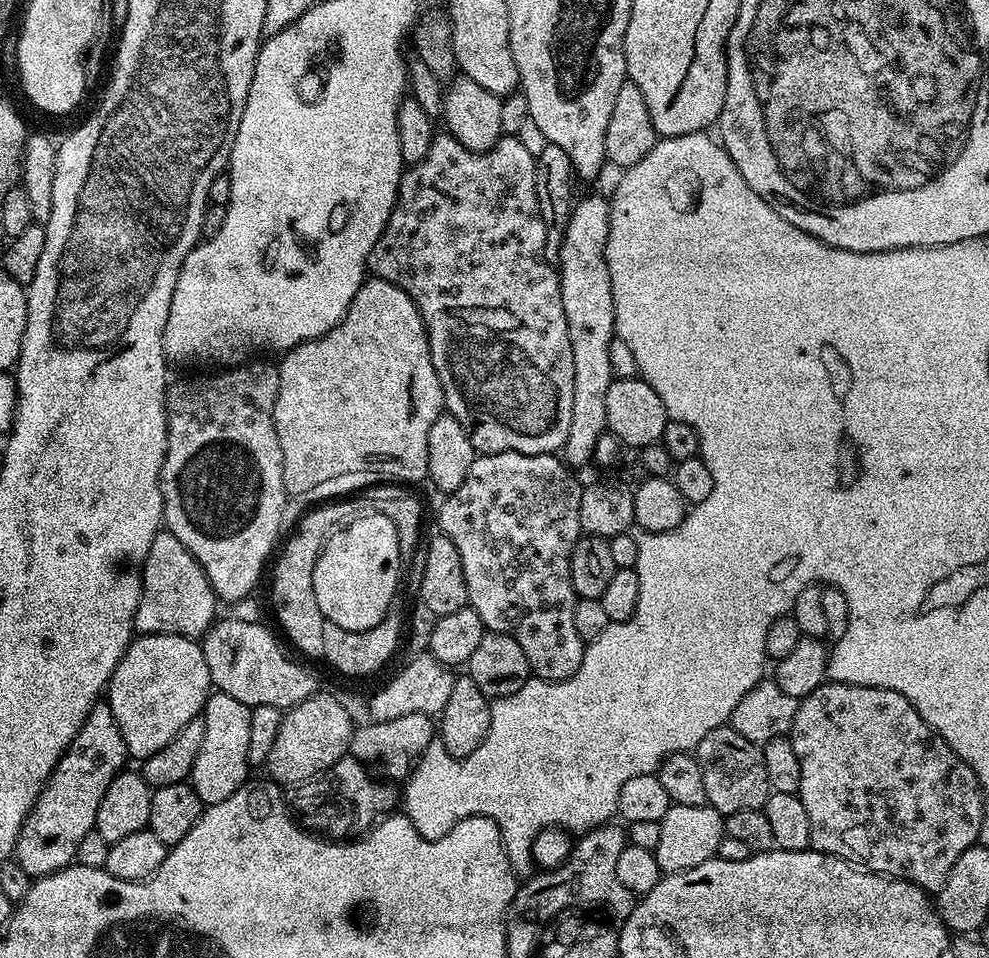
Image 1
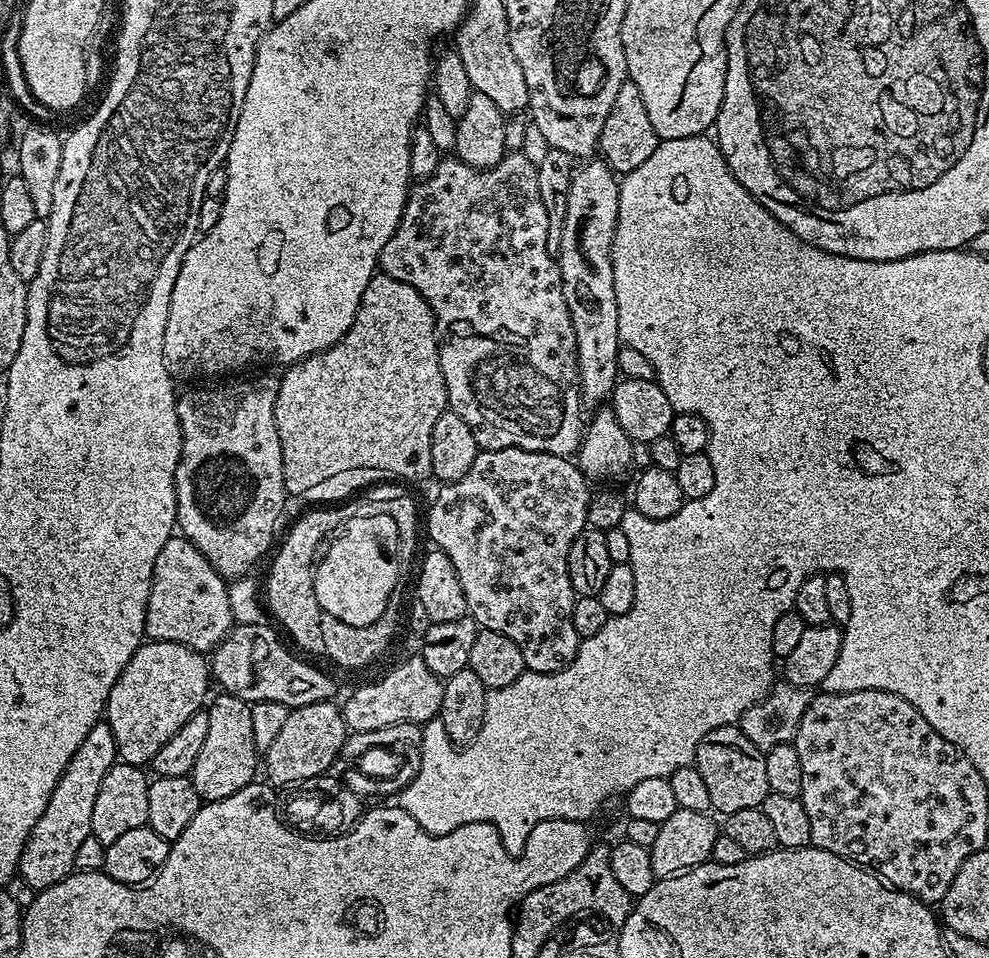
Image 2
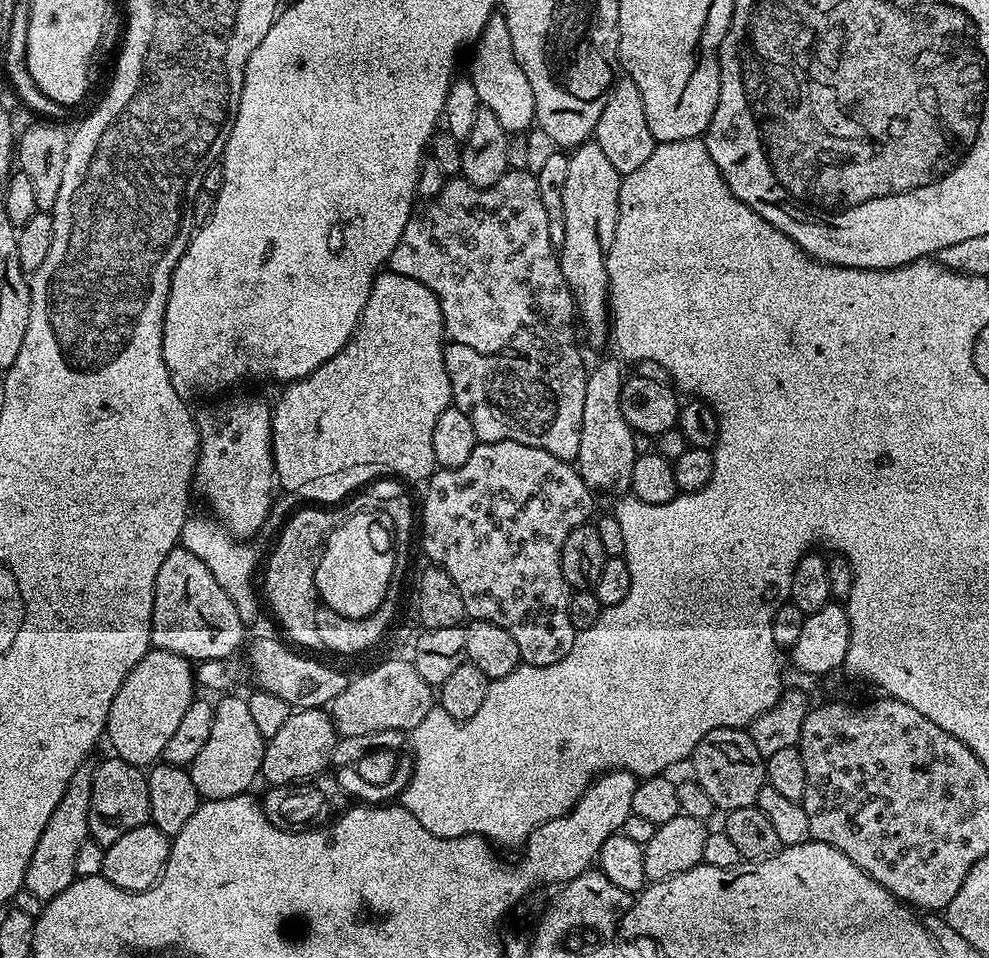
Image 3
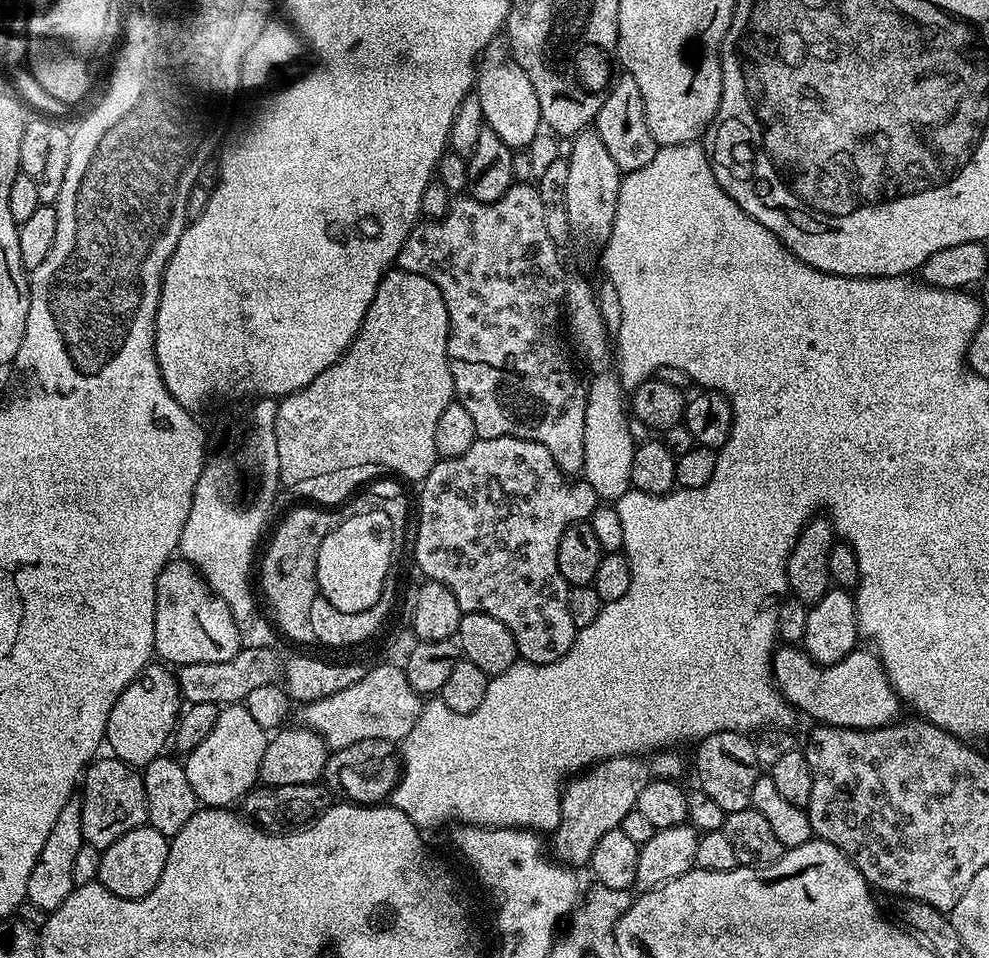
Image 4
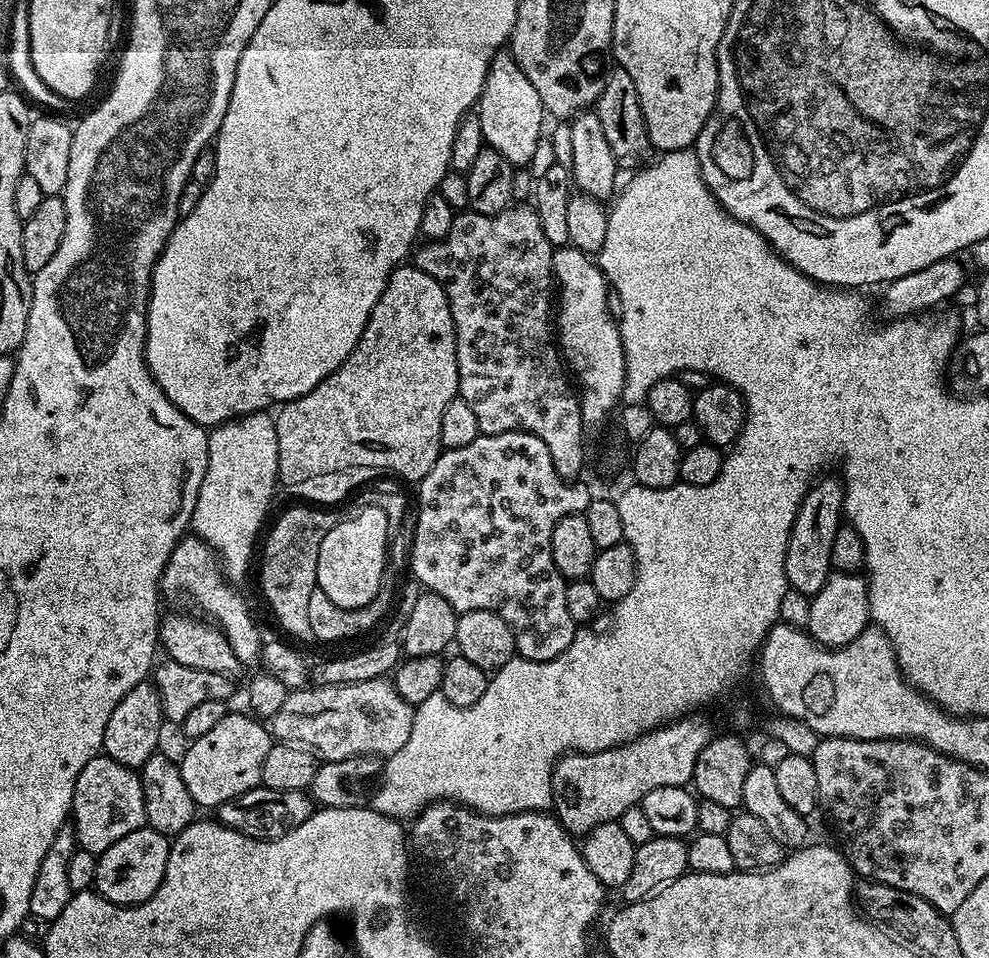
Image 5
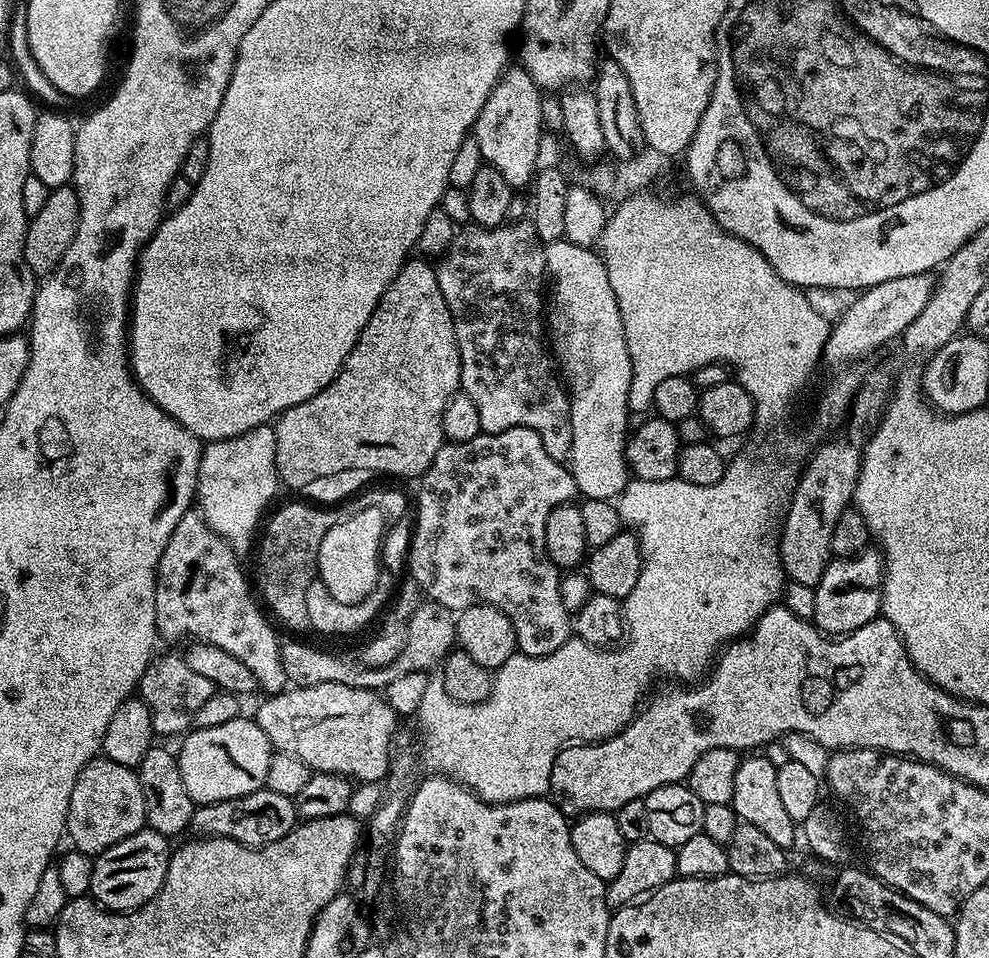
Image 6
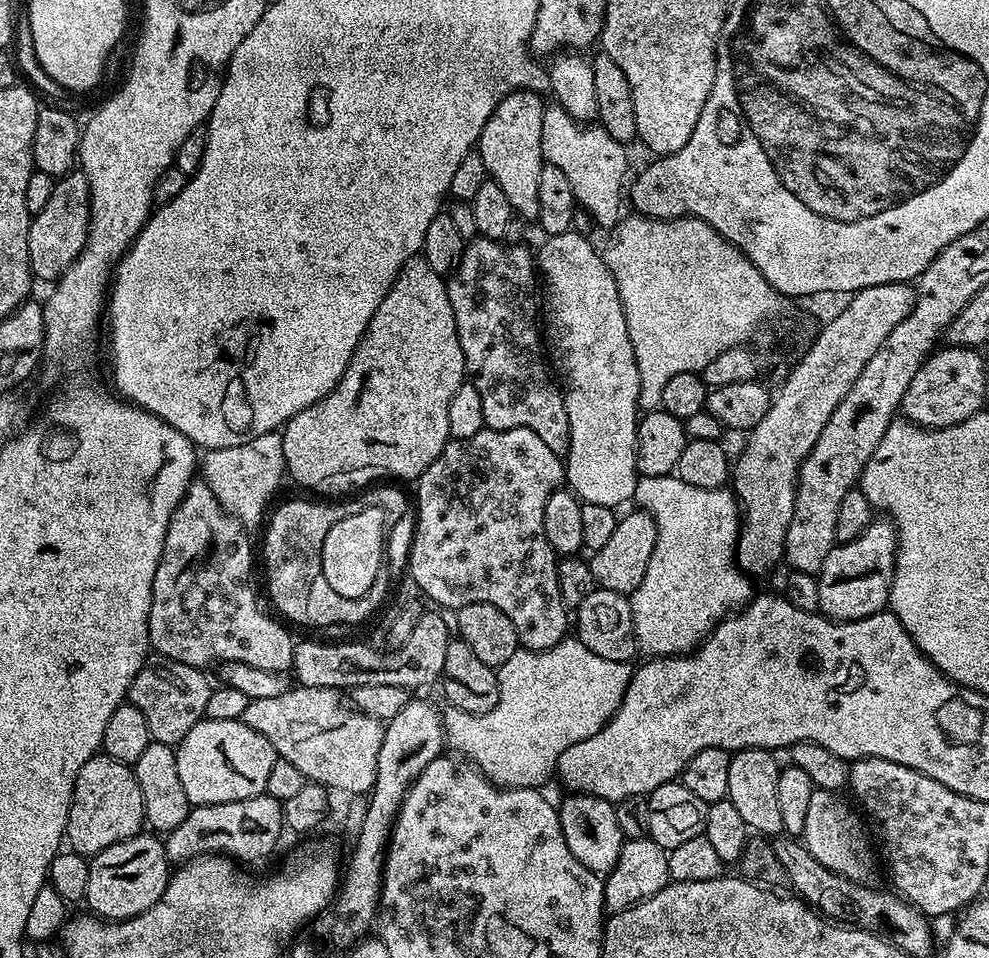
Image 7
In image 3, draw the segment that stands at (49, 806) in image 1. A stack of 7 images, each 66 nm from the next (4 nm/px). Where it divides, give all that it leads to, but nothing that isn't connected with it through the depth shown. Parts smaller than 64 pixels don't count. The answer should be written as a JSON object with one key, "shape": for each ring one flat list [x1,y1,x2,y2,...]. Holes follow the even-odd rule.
{"shape":[[87,767,79,768,70,778,66,786,66,794,62,794,62,802,54,806,54,814,50,814,50,822,46,822,46,830,42,830,42,838,38,838,38,846,34,846,34,854,30,854,30,866,26,866,24,888,30,890,37,898,44,901,54,899,66,886,78,879,74,870,74,858,78,858,78,850,82,842,90,839,88,835,88,819,90,818,90,790,92,789,92,772]]}

